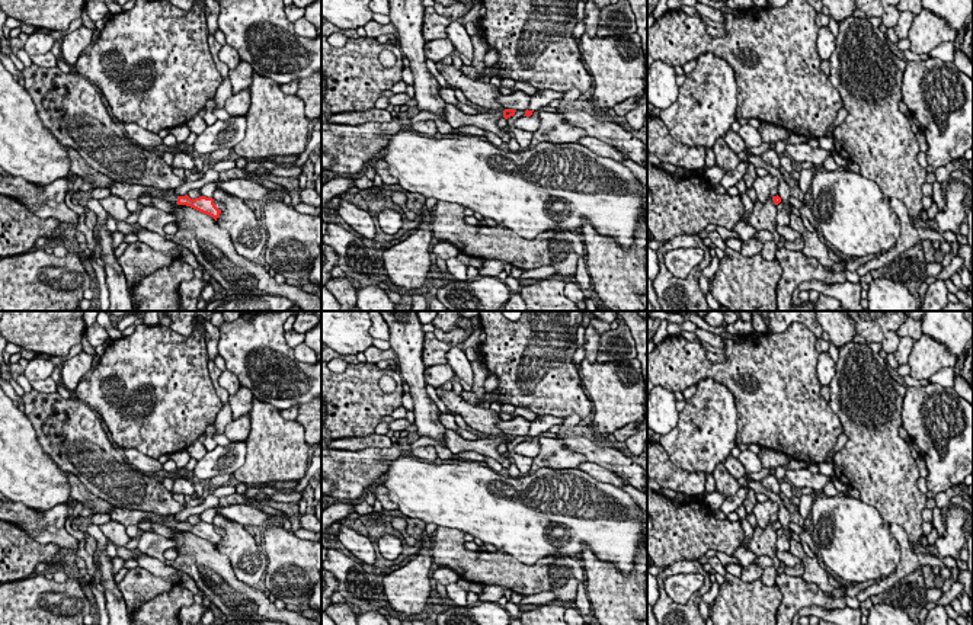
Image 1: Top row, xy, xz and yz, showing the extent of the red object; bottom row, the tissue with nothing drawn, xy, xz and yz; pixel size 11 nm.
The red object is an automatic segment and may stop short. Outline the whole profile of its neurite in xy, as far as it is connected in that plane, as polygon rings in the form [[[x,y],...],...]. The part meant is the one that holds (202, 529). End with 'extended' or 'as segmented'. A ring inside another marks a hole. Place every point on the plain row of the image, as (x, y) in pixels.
[[[113,506],[113,509],[108,515],[112,517],[112,520],[119,522],[125,528],[129,525],[137,526],[141,520],[148,519],[151,523],[191,532],[202,539],[212,542],[215,547],[221,539],[221,536],[215,532],[214,525],[207,522],[191,525],[188,520],[176,522],[173,515],[156,515],[141,510],[119,509],[116,506]]]; extended

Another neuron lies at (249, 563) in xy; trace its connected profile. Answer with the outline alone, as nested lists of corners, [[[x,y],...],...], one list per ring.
[[[217,513],[212,522],[215,526],[225,531],[217,544],[217,549],[227,555],[237,578],[252,587],[260,581],[268,567],[268,557],[256,545],[255,538],[244,529],[243,525]]]

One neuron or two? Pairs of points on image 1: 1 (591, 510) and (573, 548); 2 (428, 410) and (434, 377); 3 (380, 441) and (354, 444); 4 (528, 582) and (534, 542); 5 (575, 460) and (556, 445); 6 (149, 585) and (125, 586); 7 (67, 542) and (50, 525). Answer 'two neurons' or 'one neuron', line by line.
1: one neuron
2: two neurons
3: one neuron
4: two neurons
5: one neuron
6: one neuron
7: one neuron

